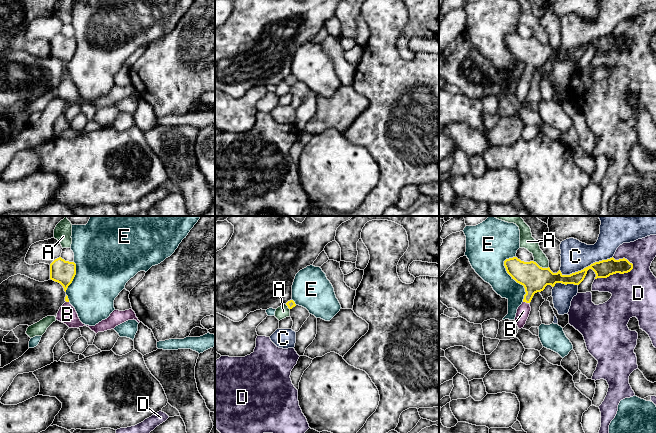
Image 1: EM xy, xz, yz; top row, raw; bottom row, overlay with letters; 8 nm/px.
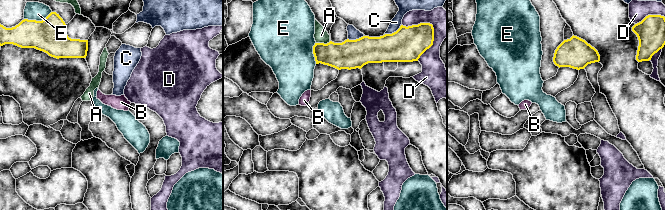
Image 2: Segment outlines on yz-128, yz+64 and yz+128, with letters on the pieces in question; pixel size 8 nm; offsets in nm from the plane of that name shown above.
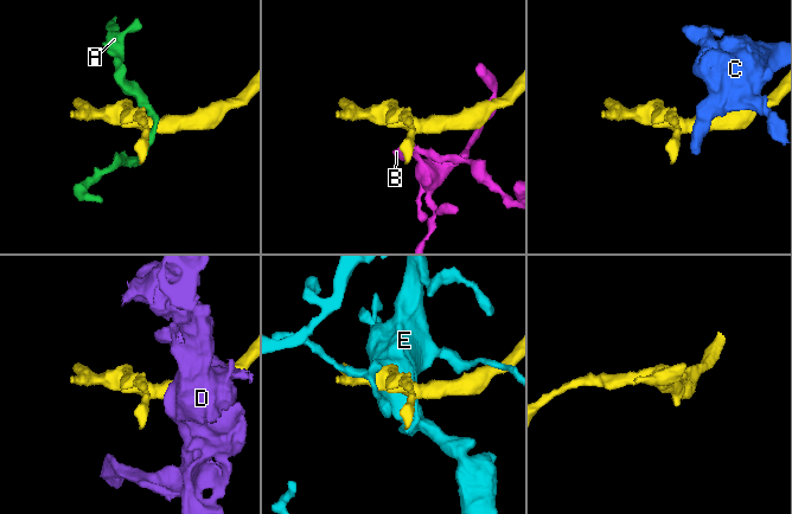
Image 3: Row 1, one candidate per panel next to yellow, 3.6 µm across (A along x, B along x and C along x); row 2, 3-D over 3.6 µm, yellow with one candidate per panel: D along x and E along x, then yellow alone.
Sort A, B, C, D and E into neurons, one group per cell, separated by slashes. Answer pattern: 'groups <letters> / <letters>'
groups A / B / C / D / E

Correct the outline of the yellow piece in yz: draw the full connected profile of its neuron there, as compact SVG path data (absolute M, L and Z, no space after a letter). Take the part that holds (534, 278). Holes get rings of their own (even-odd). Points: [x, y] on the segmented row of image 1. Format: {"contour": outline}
{"contour": "M517 257L506 259L504 266L512 279L524 286L526 292L515 317L519 329L523 328L526 324L531 311L529 303L534 294L543 291L547 285L552 287L556 283L579 285L584 280L589 269L595 272L595 279L607 278L616 273L628 273L633 269L633 264L627 259L615 260L613 257L595 262L583 270L570 275L563 275L560 270L557 273L553 273L549 267L542 268L534 261L524 262Z"}

